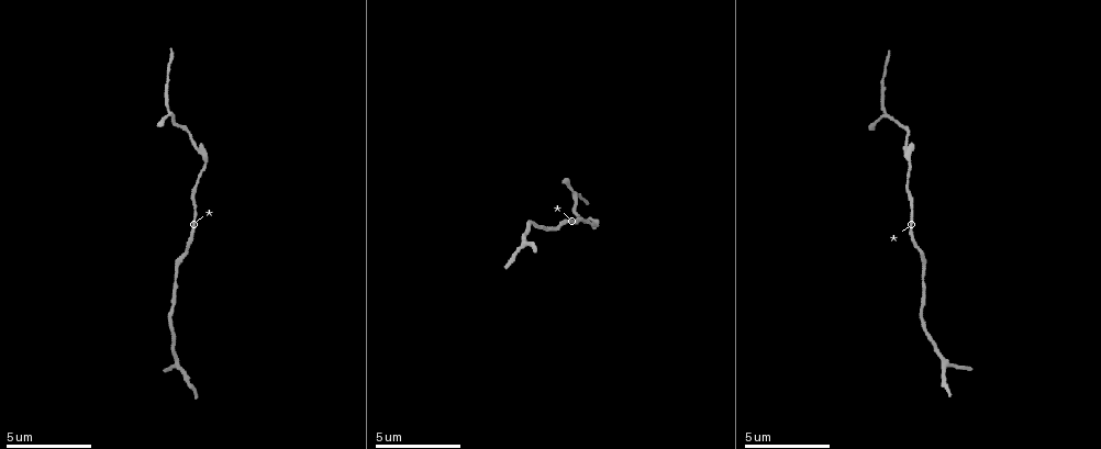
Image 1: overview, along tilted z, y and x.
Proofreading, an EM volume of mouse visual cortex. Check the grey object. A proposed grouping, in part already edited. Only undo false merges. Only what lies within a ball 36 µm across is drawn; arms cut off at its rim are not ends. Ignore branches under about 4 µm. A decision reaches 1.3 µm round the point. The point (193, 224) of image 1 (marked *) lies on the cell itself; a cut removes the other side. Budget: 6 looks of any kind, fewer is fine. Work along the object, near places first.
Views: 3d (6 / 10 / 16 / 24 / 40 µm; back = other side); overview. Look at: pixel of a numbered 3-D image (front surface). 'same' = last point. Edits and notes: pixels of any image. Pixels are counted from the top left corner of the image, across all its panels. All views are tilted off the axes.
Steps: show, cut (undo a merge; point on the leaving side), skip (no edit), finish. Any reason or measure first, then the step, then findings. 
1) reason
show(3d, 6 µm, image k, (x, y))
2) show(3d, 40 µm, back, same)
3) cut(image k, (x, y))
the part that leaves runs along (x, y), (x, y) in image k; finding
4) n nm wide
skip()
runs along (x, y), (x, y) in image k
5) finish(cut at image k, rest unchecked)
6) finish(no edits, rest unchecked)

three arms meet
show(3d, 16 µm, image 1, (167, 112))

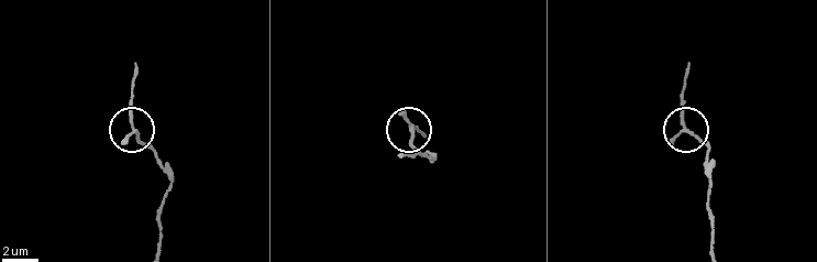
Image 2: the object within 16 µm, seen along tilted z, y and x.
skip()
runs along (158, 246), (158, 216), (167, 171), (135, 134), (131, 87) in image 2; all the same cell

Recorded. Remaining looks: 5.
thin neck
show(3d, 6 µm, image 1, (175, 275))

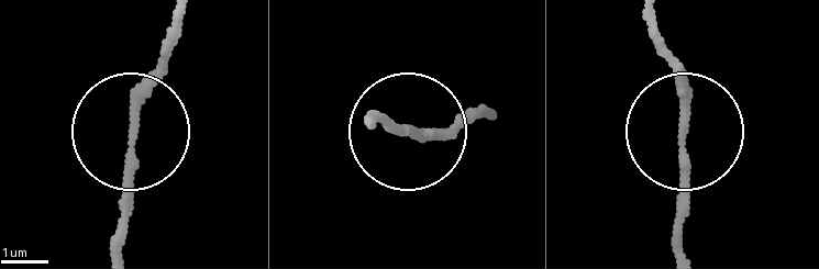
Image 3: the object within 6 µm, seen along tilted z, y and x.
show(3d, 6 µm, back, image 3, (133, 130))

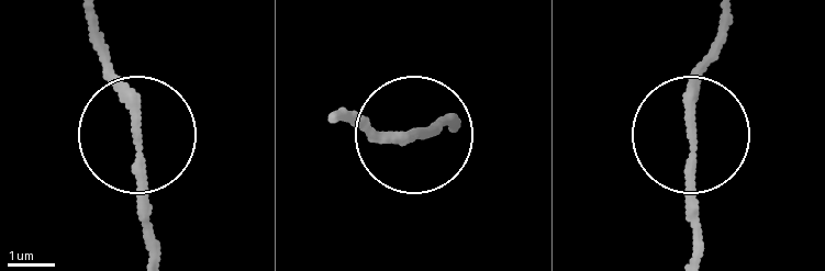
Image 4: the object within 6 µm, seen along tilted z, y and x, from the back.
skip()
runs along (335, 117), (377, 137), (453, 117) in image 4; continuous, no second cell

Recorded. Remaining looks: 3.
calibre changes
show(3d, 16 µm, image 1, (204, 171))

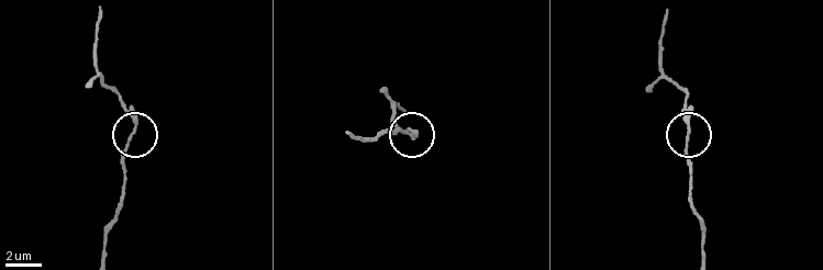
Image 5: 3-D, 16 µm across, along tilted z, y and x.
show(3d, 16 µm, back, image 5, (132, 132))

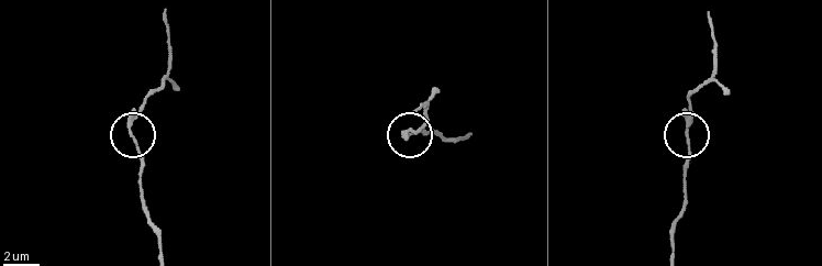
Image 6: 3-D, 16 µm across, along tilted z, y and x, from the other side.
skip()
runs along (141, 191), (141, 162), (133, 117), (146, 92) in image 6; all the same cell

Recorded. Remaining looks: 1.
finish(no edits, rest unchecked)

